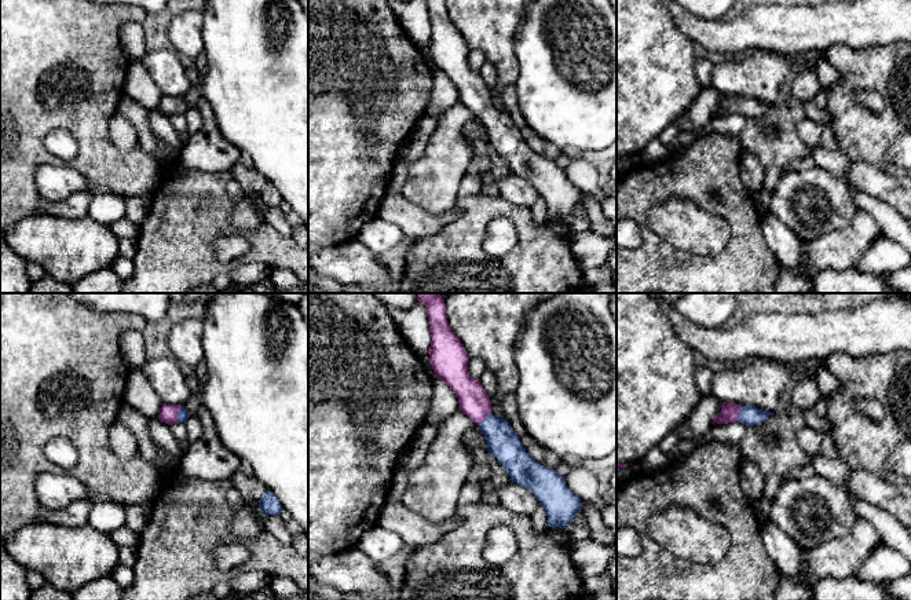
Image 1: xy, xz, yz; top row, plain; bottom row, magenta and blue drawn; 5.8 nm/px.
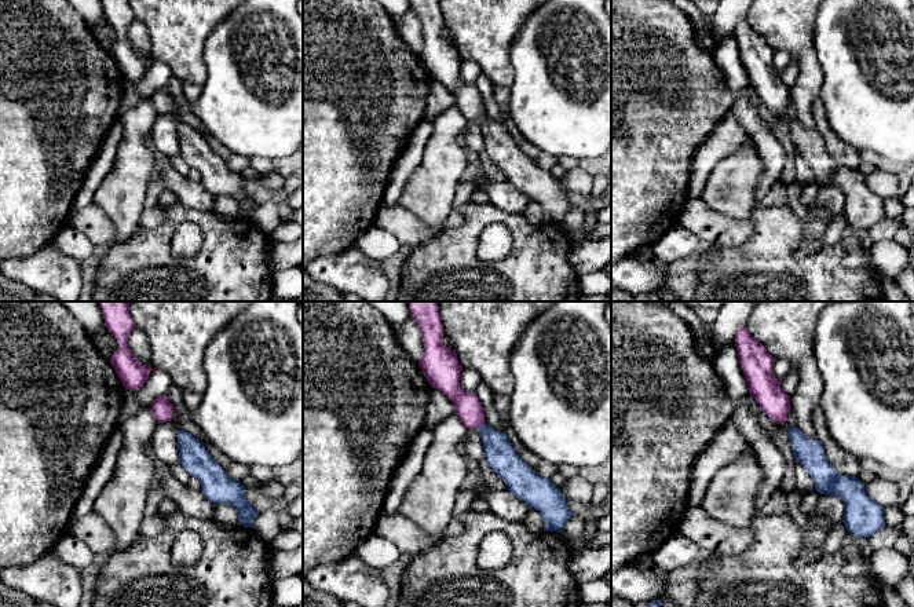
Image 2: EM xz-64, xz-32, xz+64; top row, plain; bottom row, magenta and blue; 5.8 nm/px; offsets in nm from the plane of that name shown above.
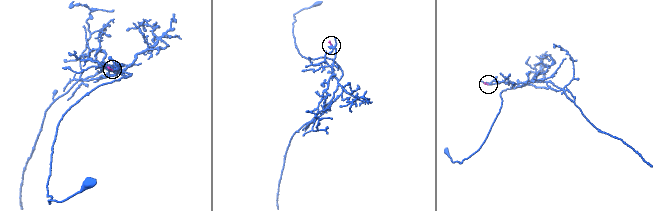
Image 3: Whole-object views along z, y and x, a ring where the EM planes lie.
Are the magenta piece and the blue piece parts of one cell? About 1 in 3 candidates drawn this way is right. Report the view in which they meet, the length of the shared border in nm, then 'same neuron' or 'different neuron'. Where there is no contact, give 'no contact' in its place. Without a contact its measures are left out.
xy | 100 nm | same neuron

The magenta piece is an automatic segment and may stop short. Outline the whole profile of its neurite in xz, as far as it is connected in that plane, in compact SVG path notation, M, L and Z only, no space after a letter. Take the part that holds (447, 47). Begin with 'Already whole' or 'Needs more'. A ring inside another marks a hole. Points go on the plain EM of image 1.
Needs more. M427 0L427 4L432 29L428 45L435 67L454 83L460 102L480 120L487 143L505 160L511 172L530 182L545 200L548 219L564 220L581 204L581 191L556 161L541 157L526 143L506 111L491 105L486 81L468 65L468 44L451 22L446 0Z

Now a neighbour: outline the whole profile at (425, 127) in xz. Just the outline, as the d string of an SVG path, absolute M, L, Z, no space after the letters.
M425 114L417 124L416 140L410 146L407 154L402 161L395 164L394 175L388 186L388 191L400 194L407 179L409 168L422 156L429 136L433 133L438 125L438 117Z

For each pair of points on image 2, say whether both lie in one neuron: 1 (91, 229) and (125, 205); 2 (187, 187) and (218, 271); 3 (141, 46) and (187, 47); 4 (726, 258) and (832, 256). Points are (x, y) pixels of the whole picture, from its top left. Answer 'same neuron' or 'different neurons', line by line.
1: different neurons
2: different neurons
3: different neurons
4: same neuron

